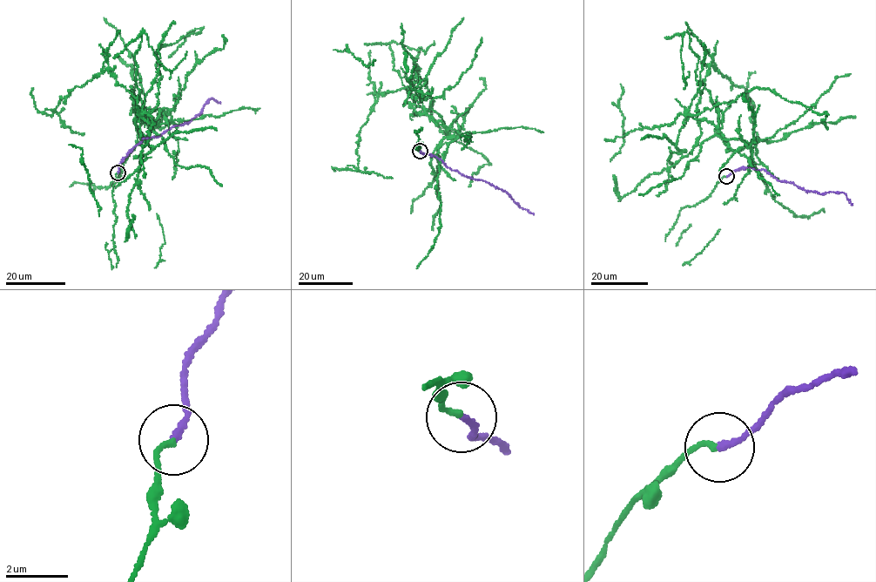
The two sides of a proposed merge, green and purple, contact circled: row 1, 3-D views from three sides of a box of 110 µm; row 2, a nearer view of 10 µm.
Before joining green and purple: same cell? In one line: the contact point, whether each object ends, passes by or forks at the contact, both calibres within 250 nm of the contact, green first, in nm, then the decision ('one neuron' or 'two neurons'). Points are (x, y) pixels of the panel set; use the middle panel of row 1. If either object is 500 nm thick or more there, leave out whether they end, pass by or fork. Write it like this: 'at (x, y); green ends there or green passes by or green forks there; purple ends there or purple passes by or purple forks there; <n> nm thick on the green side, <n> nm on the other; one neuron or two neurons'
at (420, 151); green ends there; purple ends there; 160 nm thick on the green side, 180 nm on the other; two neurons

